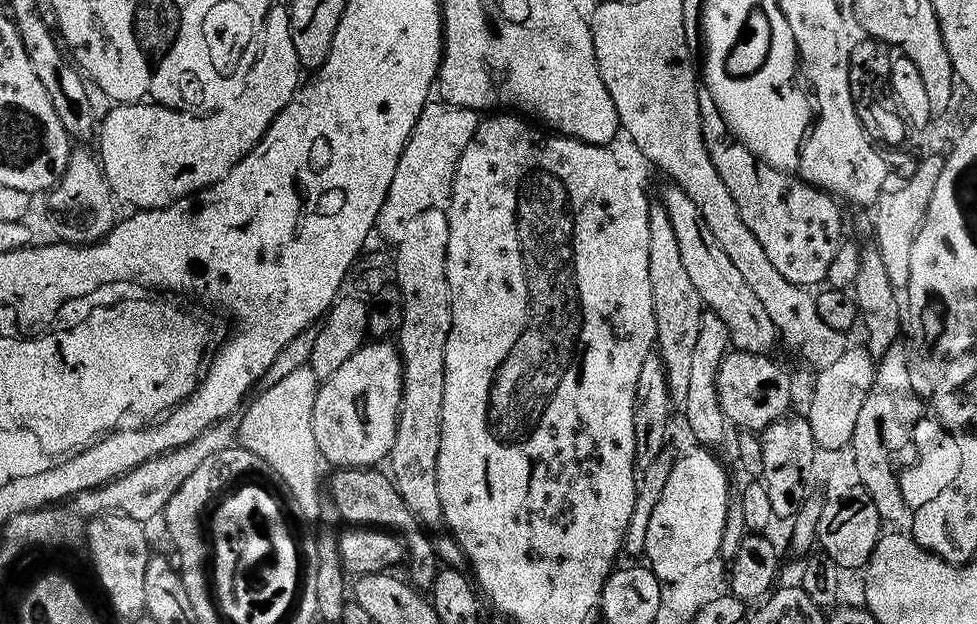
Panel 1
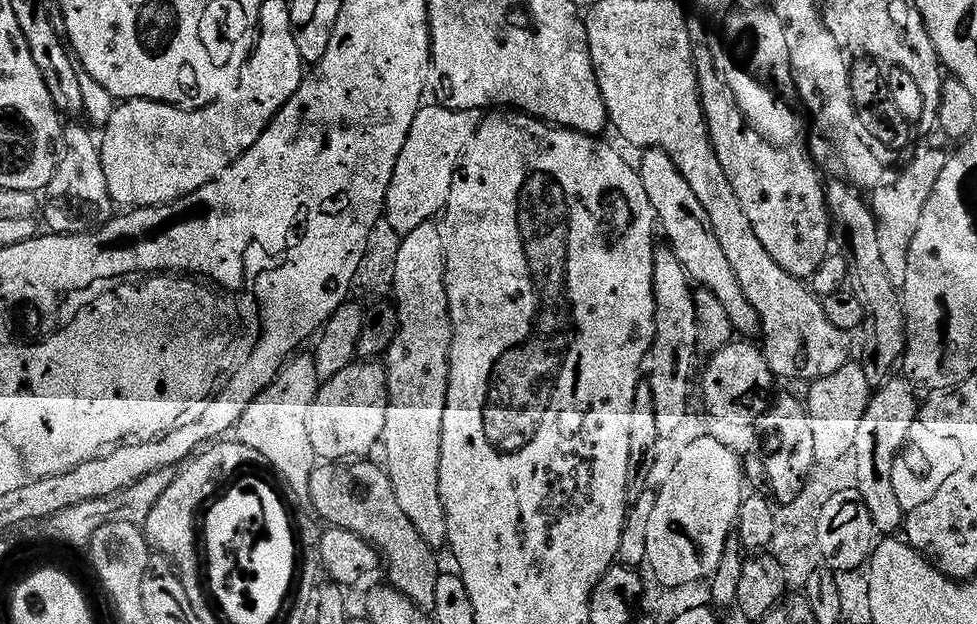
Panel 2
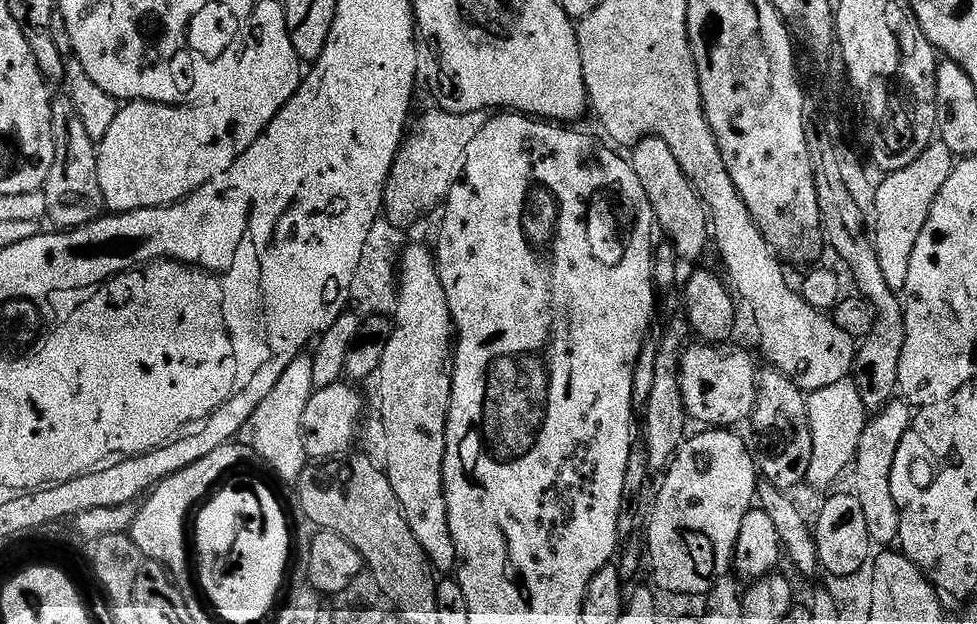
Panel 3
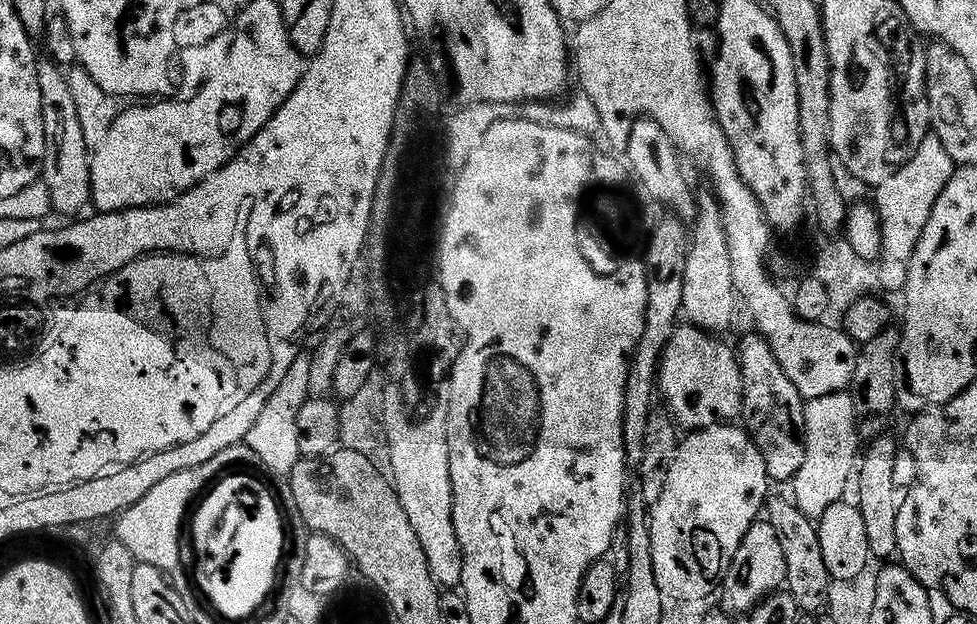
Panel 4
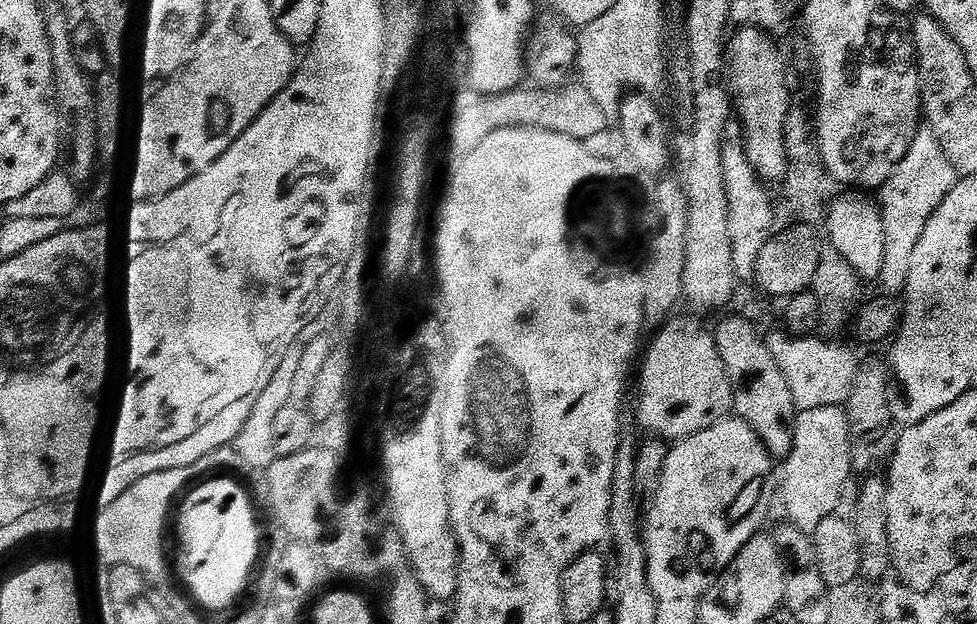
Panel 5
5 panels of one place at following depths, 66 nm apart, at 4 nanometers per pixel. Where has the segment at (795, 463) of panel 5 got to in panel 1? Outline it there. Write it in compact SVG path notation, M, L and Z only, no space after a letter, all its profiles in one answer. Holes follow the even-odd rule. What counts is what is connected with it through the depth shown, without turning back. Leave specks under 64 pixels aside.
M852 346L849 347L846 354L842 354L842 358L838 358L838 362L834 362L834 366L819 369L817 376L820 377L817 378L816 389L812 392L812 405L809 406L808 412L806 412L806 419L814 430L817 449L826 452L840 452L851 445L854 430L858 426L858 418L862 414L862 406L866 406L866 398L870 398L870 390L874 386L876 366L877 361L868 353L867 347L860 346L860 348L856 348L856 346Z

